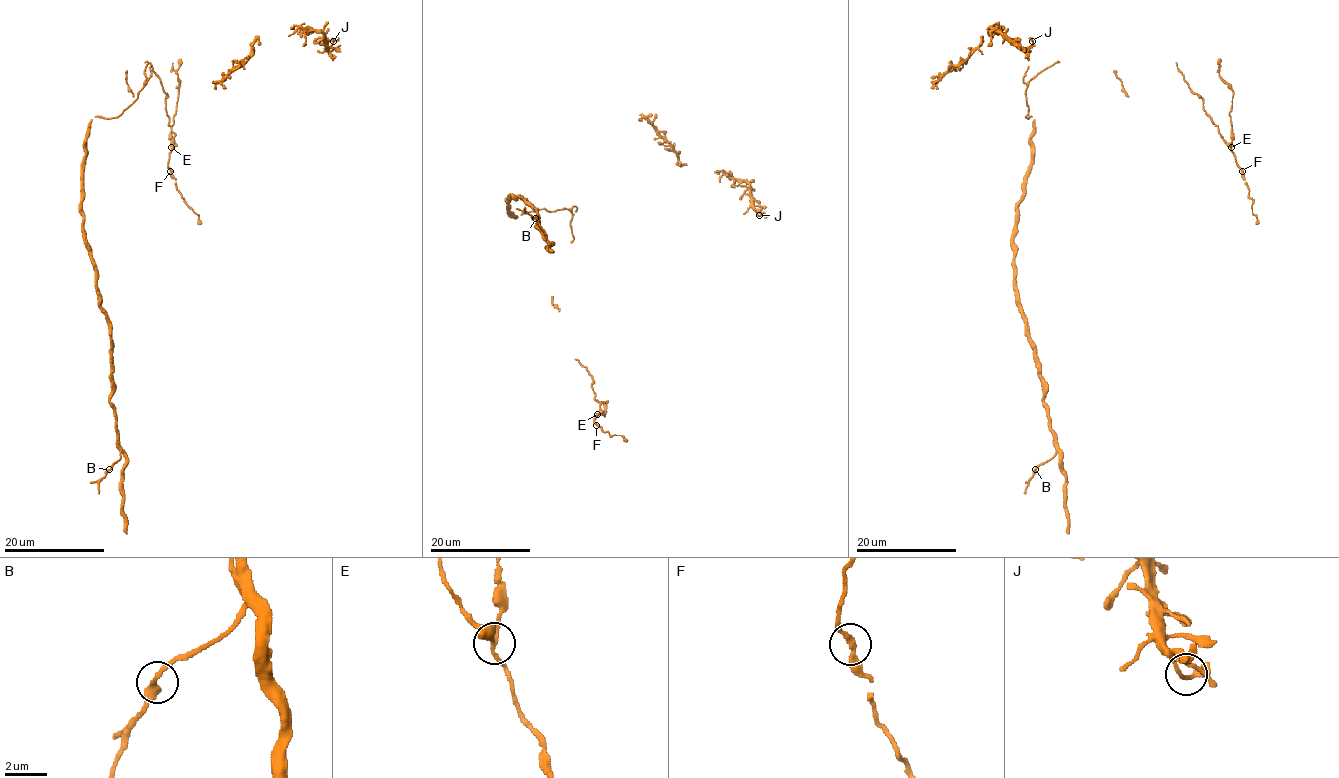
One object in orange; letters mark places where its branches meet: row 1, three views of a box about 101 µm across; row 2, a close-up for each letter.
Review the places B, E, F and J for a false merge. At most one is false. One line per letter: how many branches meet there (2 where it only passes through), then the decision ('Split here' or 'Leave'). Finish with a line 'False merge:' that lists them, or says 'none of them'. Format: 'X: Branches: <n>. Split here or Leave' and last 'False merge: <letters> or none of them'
B: Branches: 2. Leave
E: Branches: 4. Split here
F: Branches: 2. Leave
J: Branches: 2. Leave
False merge: E

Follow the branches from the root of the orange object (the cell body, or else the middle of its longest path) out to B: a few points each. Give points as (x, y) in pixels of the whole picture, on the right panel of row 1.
B: (1030, 117), (1030, 172), (1017, 207), (1013, 264), (1018, 308), (1029, 331), (1055, 448), (1035, 469)

